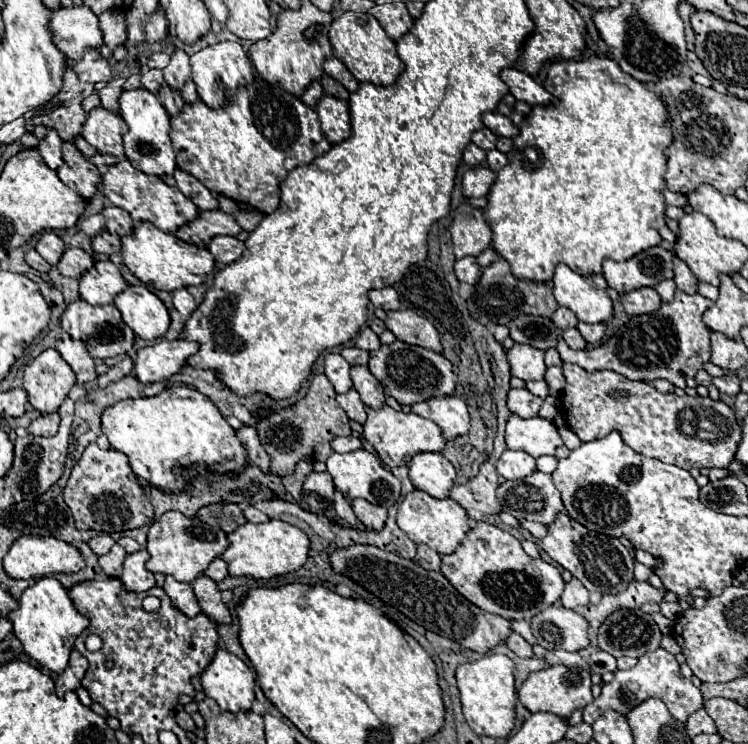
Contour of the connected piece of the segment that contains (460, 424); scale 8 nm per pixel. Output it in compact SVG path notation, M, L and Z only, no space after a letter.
M438 396L432 400L412 404L412 412L436 422L448 440L470 430L468 406L458 396Z

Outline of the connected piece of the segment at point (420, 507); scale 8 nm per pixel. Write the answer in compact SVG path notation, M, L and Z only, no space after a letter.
M414 490L404 496L404 500L398 506L398 526L406 536L416 544L426 544L434 548L438 554L452 554L460 540L468 534L468 512L450 498L432 498L430 494L422 490Z

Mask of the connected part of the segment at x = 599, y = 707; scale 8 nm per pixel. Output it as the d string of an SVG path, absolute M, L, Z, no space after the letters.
M658 648L654 652L646 652L644 656L638 658L638 664L626 672L616 672L614 674L614 680L612 682L606 682L602 684L602 694L584 708L584 720L588 724L592 724L604 710L616 710L618 714L628 714L636 704L640 704L642 700L646 698L660 698L670 714L680 720L680 722L686 722L686 718L696 712L700 706L702 706L702 692L682 676L680 672L680 664L676 662L676 656L670 654L668 650L664 648Z

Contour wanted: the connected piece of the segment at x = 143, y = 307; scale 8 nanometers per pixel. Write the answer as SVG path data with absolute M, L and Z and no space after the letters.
M144 284L128 286L114 300L122 320L144 340L158 340L170 326L170 316L162 300Z

